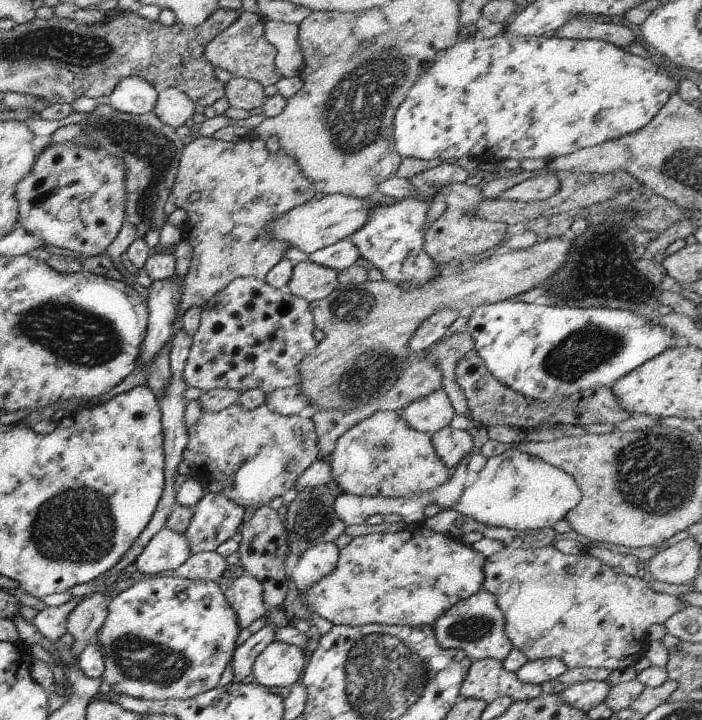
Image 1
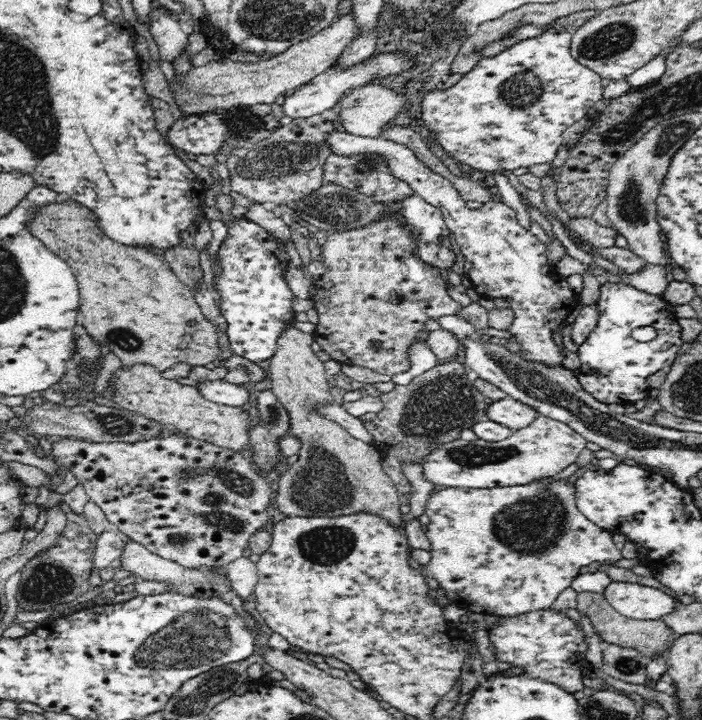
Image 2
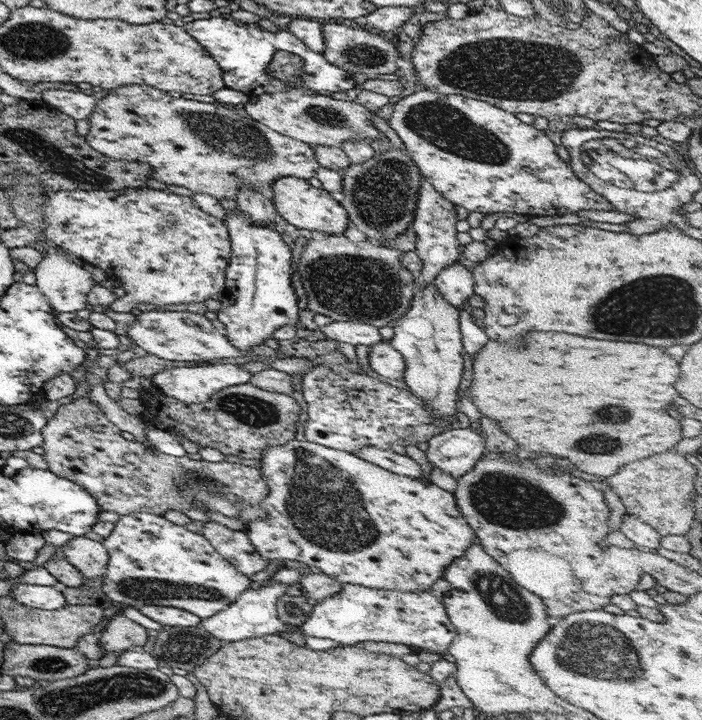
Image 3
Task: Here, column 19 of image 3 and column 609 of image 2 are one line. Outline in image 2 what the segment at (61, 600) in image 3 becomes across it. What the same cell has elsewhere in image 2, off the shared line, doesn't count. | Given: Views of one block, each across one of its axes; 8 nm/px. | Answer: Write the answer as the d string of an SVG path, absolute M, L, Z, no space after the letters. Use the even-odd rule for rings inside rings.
M612 581L602 594L618 613L638 620L660 620L679 603L658 588L630 582Z

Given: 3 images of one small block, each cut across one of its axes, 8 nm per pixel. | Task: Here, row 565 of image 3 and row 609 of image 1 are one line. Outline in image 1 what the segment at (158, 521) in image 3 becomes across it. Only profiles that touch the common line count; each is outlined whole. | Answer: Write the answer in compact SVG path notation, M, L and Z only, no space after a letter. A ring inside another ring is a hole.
M152 575L151 578L136 582L134 586L128 588L128 590L124 590L124 592L120 592L116 598L110 600L107 610L108 613L104 625L100 628L100 633L96 638L96 641L102 646L105 661L105 672L100 678L107 682L112 690L136 699L141 699L142 701L164 701L169 699L187 700L214 689L221 678L222 672L224 672L224 668L226 668L226 664L232 659L233 653L235 652L234 646L236 646L237 636L242 630L238 627L237 615L231 610L231 607L228 605L222 593L220 582L198 581L177 575Z

